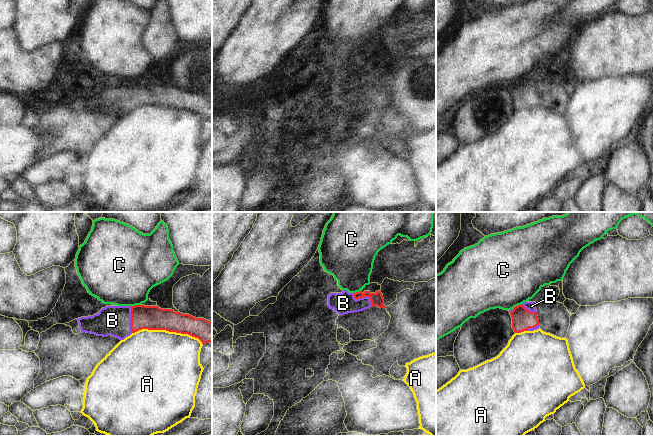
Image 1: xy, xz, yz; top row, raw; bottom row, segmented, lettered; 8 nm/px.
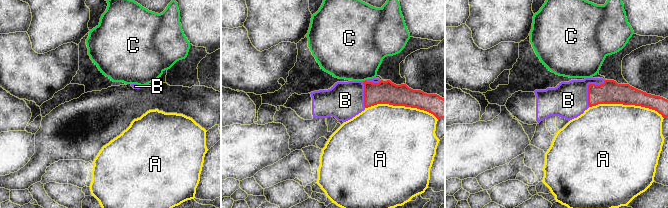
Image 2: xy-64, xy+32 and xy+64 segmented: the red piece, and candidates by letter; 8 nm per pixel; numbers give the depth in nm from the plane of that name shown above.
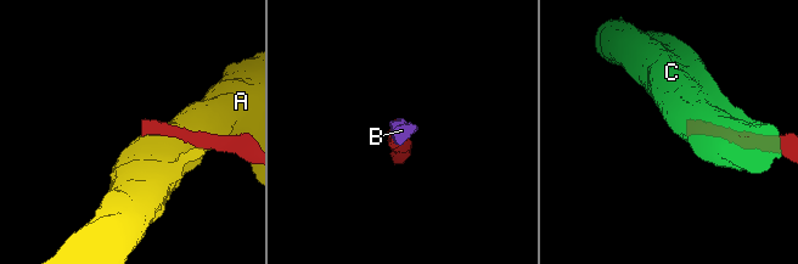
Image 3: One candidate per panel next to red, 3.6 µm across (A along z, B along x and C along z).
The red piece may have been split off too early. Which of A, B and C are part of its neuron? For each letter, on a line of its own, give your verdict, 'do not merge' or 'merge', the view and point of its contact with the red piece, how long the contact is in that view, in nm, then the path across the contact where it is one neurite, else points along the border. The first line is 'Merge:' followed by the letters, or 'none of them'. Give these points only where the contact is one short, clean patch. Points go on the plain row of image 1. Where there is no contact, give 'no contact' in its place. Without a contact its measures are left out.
Merge: B
A: do not merge; meets red in xy at (168, 106); contact 600 nm long
B: merge; meets red in xz at (364, 72); contact 190 nm long; runs through xz (376, 75), (364, 72), (359, 77), (343, 79)
C: do not merge; meets red in xy at (135, 81); contact 90 nm long; border along xy (140, 80), (130, 82)

